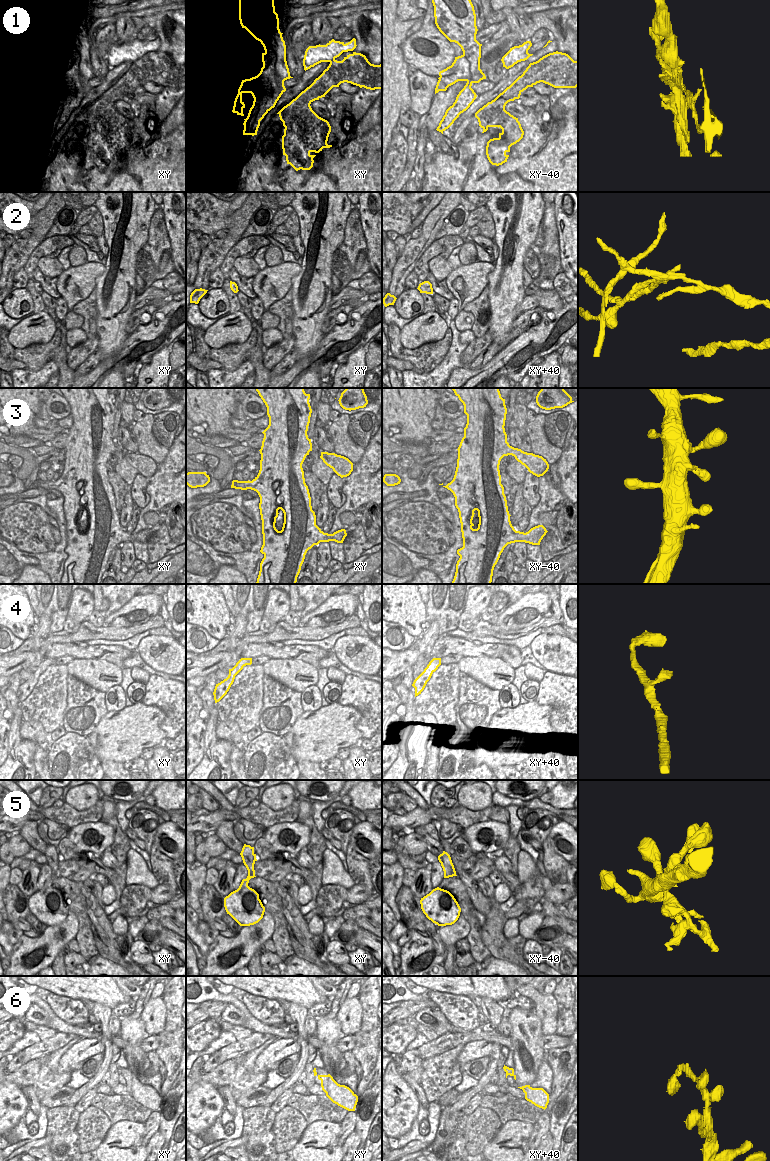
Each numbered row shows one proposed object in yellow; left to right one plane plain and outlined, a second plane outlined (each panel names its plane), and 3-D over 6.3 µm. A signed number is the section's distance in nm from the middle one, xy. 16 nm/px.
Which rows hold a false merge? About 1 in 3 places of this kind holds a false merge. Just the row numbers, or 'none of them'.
1, 2, 5

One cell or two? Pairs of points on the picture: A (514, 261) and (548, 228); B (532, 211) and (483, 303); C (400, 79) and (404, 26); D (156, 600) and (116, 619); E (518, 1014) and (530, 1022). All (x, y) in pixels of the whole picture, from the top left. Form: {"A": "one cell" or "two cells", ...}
{"A": "two cells", "B": "two cells", "C": "one cell", "D": "one cell", "E": "one cell"}

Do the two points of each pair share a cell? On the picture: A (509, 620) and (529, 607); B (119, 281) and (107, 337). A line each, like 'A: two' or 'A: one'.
A: one
B: one

